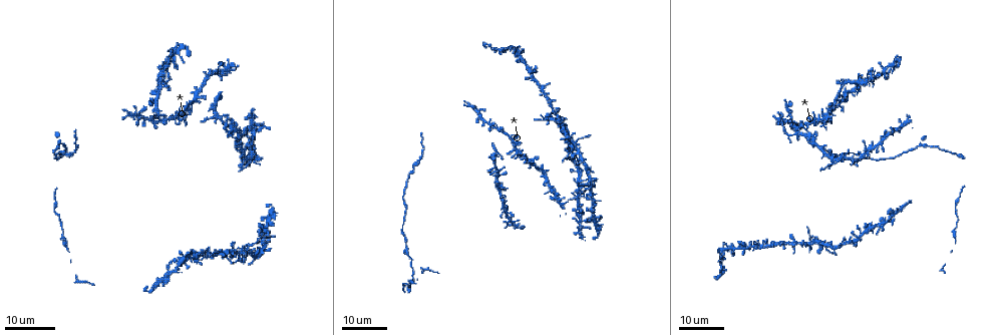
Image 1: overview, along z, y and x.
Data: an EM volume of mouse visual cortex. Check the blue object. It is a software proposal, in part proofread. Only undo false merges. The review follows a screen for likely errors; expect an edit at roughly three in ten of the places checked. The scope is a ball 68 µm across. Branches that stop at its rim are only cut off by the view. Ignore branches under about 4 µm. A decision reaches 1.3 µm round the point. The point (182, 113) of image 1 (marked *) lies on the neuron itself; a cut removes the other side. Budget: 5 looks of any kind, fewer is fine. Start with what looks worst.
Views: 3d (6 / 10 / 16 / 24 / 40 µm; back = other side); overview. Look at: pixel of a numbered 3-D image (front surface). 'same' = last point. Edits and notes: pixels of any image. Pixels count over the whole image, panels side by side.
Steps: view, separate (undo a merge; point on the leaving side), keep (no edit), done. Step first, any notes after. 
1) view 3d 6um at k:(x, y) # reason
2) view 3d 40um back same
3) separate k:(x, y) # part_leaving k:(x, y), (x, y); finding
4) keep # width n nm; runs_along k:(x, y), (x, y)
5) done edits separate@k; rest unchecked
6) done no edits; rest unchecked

view 3d 16um at 1:(576, 140) # looks like a crossing

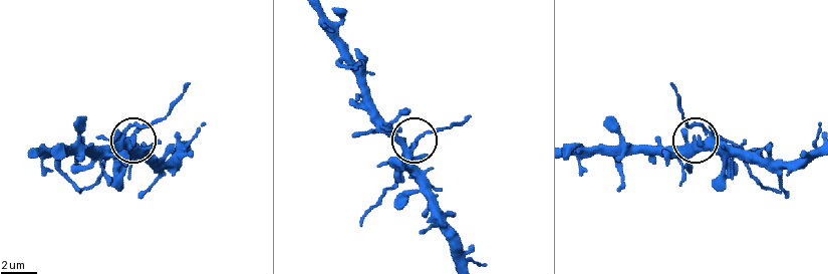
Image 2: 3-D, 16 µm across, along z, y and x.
view 3d 10um at 2:(700, 141)

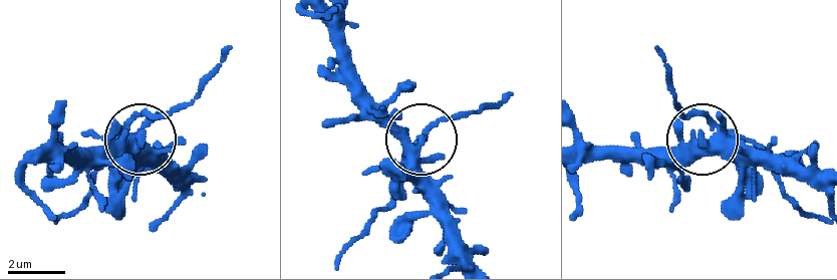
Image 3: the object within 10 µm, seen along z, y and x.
separate 3:(142, 114) # arms 4; part_leaving 3:(728, 134), (702, 115), (680, 113), (660, 50); a second neuron is stuck on

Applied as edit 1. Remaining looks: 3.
view 3d 24um at 1:(579, 166) # two arms in line, one across

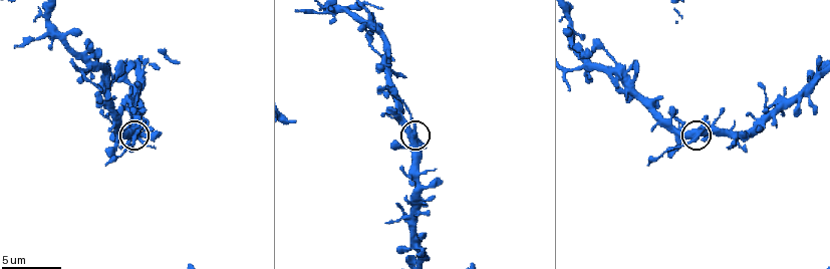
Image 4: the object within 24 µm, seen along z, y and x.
view 3d 10um at 4:(692, 140)

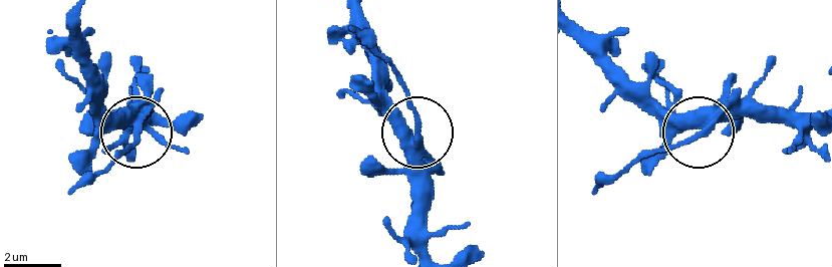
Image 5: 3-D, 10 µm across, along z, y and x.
separate 5:(416, 122) # arms 3; part_leaving 5:(421, 155), (403, 84), (351, 30); two neurons meet here

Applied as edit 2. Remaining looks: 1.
view 3d 6um at 4:(584, 69) # four arms meet

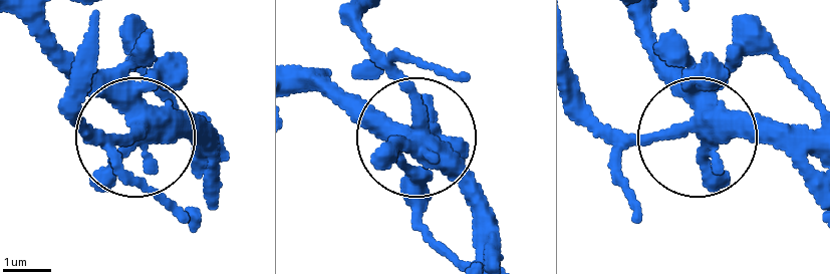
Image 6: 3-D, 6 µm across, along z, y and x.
separate 6:(139, 185) # side_arm 5 um; part_leaving 6:(141, 133), (93, 121), (81, 61); a second neuron is stuck on

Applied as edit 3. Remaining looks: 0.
done edits separate@3, separate@5, separate@6; rest unchecked

